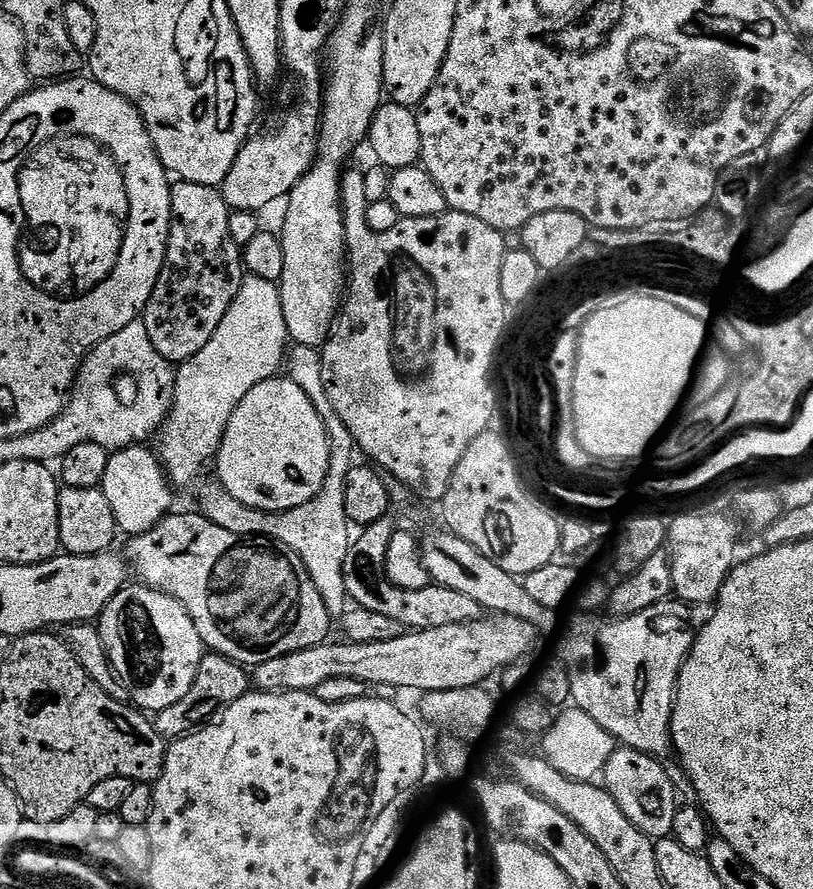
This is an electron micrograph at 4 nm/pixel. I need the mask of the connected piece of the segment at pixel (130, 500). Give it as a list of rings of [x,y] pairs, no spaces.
[[[133,446],[113,451],[108,457],[102,490],[110,510],[114,510],[116,527],[125,537],[141,536],[169,515],[173,485],[170,483],[155,451],[148,446]]]

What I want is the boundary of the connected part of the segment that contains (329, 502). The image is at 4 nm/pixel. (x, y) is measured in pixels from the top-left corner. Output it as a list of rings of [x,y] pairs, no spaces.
[[[292,344],[286,353],[286,376],[306,393],[306,398],[314,402],[314,410],[318,410],[318,418],[322,418],[322,426],[326,426],[326,434],[330,442],[330,466],[326,474],[326,482],[310,502],[302,506],[294,506],[294,510],[285,512],[263,512],[257,508],[247,508],[238,498],[234,498],[221,486],[219,479],[205,479],[199,485],[200,505],[198,511],[214,526],[222,526],[222,530],[230,530],[233,534],[247,536],[268,536],[271,540],[282,542],[302,558],[314,586],[318,586],[318,594],[322,594],[322,602],[326,602],[328,615],[339,618],[348,609],[345,579],[342,578],[342,566],[352,541],[351,525],[345,508],[345,482],[349,470],[354,467],[353,456],[356,447],[353,435],[346,429],[342,418],[338,418],[338,410],[334,410],[330,397],[326,394],[326,385],[322,382],[321,349]]]

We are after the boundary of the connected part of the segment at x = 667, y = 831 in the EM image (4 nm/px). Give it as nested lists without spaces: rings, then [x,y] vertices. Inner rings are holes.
[[[617,747],[616,753],[606,762],[602,773],[603,787],[622,806],[622,814],[638,826],[648,836],[653,838],[668,838],[672,835],[674,814],[678,807],[676,788],[663,768],[661,761],[654,756],[648,756],[633,748]]]

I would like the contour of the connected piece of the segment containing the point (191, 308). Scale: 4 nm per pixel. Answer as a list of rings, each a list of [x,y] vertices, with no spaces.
[[[185,180],[173,183],[168,249],[154,294],[142,313],[154,350],[173,364],[184,363],[202,350],[214,338],[218,322],[226,318],[245,275],[241,245],[230,238],[230,209],[223,191]]]

